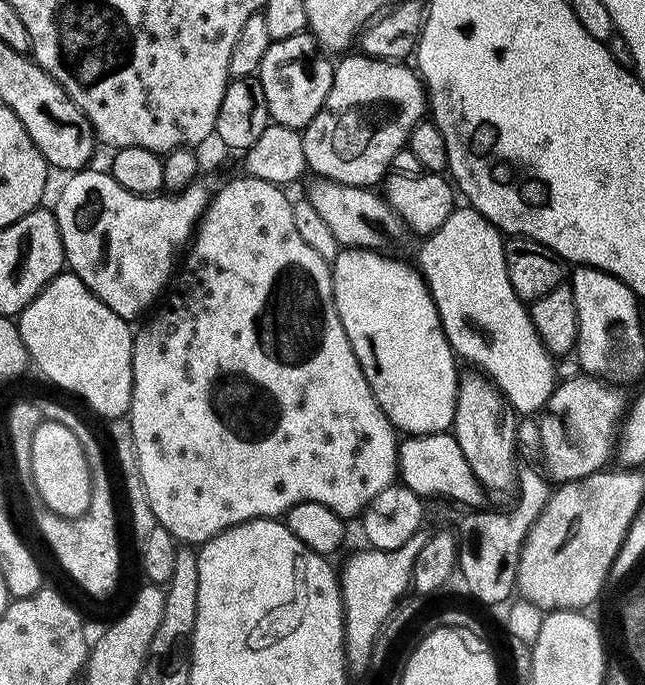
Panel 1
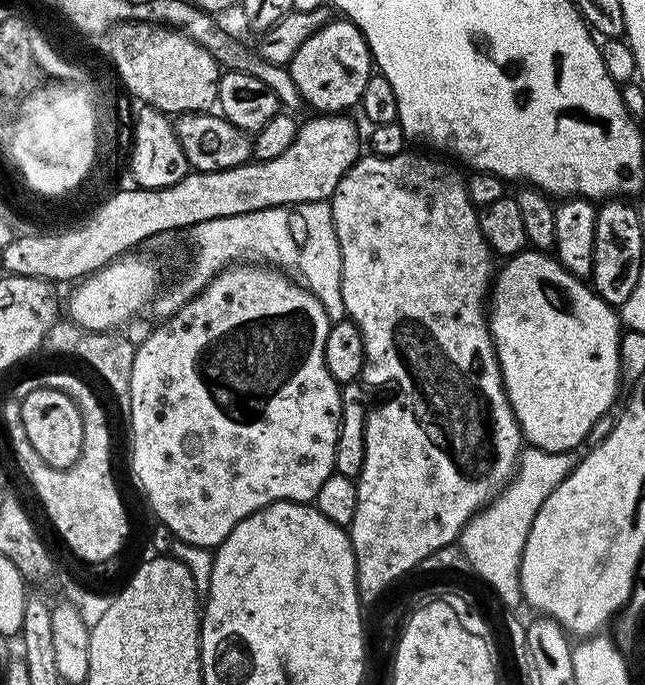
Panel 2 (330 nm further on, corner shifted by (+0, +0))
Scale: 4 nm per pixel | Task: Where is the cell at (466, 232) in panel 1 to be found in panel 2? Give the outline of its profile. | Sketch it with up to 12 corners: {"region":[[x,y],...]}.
{"region":[[555,255],[495,273],[521,437],[572,452],[622,385],[620,317]]}

